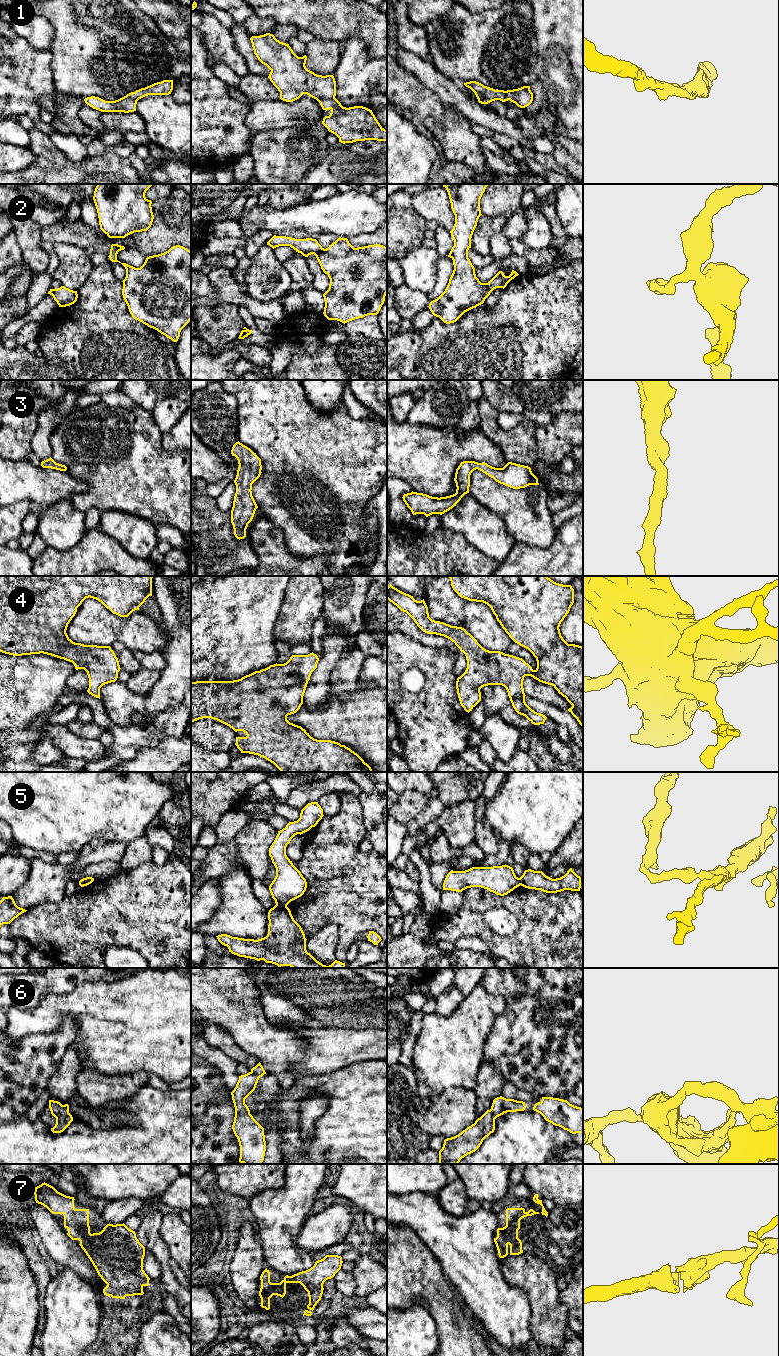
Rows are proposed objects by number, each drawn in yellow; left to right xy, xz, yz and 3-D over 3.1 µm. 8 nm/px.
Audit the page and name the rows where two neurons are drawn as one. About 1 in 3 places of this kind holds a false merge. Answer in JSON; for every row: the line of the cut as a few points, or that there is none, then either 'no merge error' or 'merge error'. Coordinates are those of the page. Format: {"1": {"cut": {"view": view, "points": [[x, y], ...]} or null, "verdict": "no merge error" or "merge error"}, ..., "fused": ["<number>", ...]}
{"1": {"cut": null, "verdict": "no merge error"}, "2": {"cut": null, "verdict": "no merge error"}, "3": {"cut": null, "verdict": "no merge error"}, "4": {"cut": null, "verdict": "no merge error"}, "5": {"cut": {"view": "xz", "points": [[276, 903], [286, 906]]}, "verdict": "merge error"}, "6": {"cut": null, "verdict": "no merge error"}, "7": {"cut": null, "verdict": "no merge error"}, "fused": ["5"]}

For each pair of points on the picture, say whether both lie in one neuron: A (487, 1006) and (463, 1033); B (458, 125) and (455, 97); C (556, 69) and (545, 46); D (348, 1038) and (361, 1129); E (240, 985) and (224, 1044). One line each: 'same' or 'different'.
A: same
B: different
C: same
D: different
E: different

